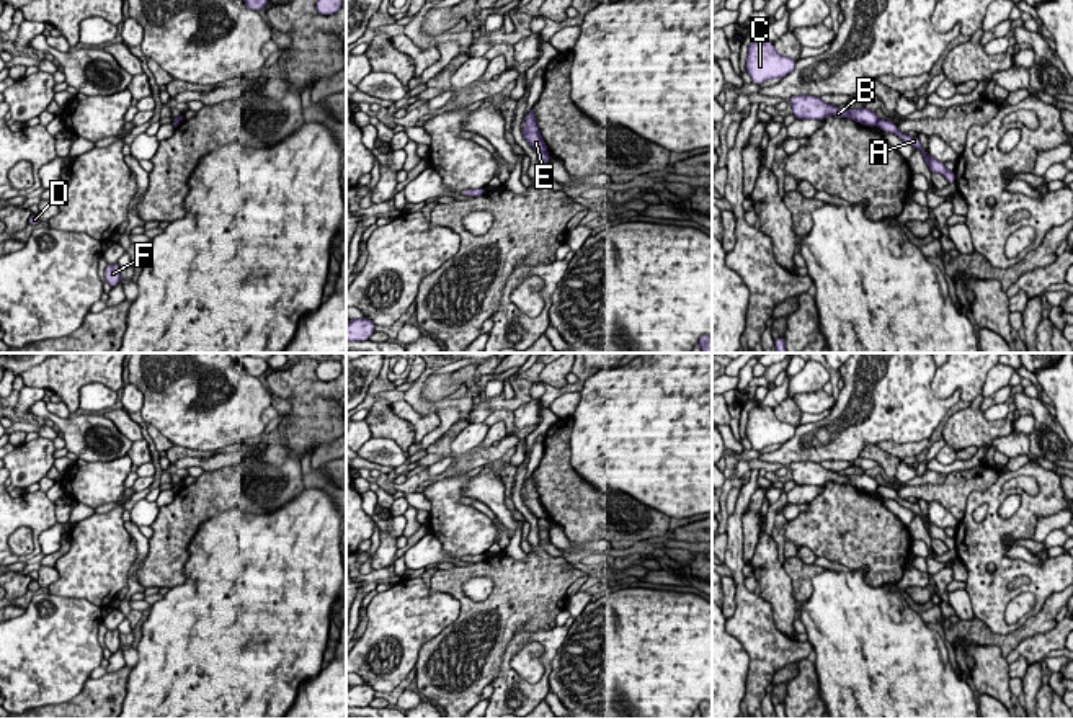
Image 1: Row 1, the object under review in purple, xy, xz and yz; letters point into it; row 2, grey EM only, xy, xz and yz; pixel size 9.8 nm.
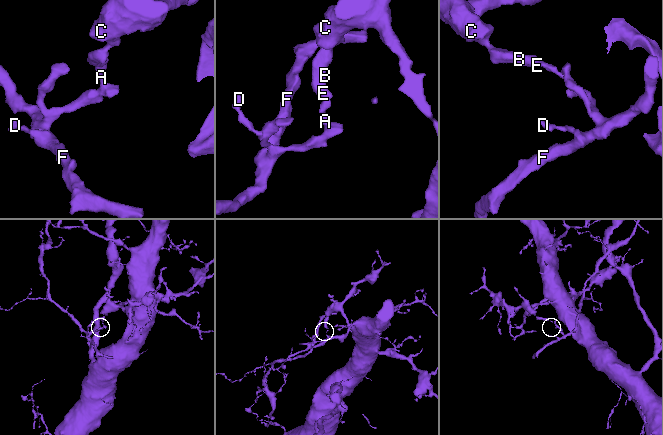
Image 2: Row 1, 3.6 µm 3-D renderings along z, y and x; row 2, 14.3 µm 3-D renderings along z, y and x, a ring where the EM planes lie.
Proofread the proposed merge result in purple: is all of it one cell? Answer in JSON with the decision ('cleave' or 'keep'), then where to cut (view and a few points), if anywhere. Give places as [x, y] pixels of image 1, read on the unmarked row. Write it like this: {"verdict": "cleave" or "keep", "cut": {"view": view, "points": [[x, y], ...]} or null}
{"verdict": "cleave", "cut": {"view": "yz", "points": [[879, 486], [876, 491]]}}

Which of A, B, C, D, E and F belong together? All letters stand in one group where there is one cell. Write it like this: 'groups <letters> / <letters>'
groups A D F / B C E

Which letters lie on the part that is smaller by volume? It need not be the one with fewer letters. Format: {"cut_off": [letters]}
{"cut_off": ["A", "D", "F"]}

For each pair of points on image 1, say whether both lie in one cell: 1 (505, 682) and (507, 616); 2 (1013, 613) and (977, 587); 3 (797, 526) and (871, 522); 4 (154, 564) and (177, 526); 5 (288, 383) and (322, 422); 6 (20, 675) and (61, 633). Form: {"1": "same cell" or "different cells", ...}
{"1": "different cells", "2": "different cells", "3": "same cell", "4": "same cell", "5": "same cell", "6": "same cell"}

